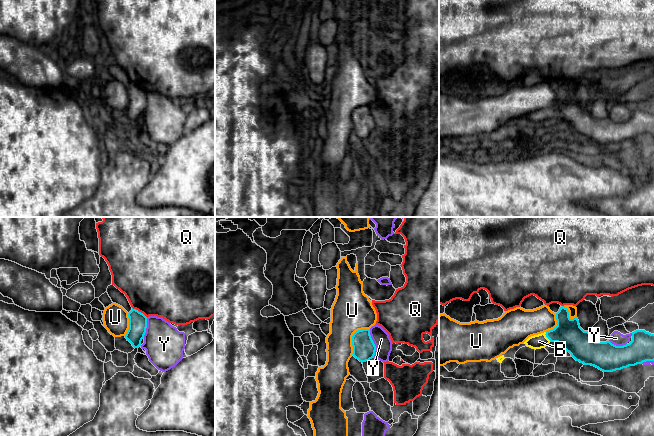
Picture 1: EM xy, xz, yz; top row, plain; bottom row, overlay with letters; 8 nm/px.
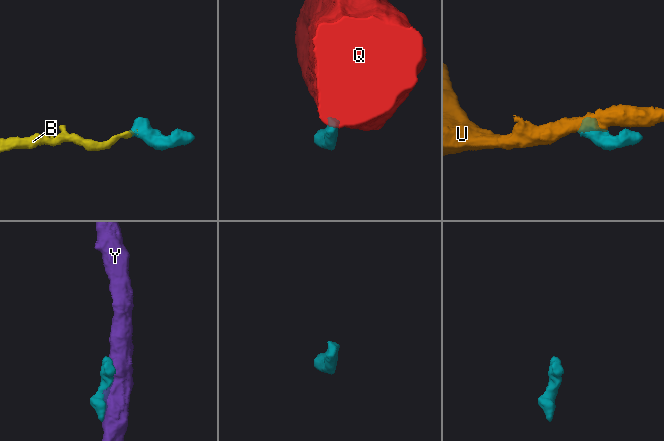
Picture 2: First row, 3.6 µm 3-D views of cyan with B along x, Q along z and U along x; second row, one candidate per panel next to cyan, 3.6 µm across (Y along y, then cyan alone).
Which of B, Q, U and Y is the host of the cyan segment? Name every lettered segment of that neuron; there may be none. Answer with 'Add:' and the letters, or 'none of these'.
Add: B

